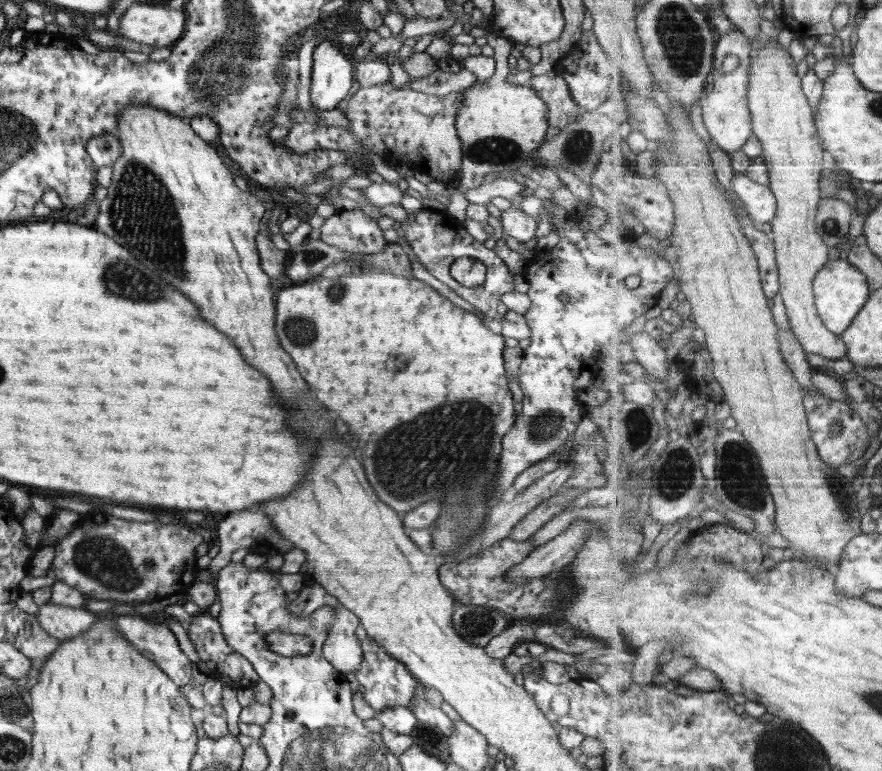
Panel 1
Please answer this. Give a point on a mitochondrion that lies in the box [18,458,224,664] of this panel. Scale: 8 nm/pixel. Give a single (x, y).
(106, 564)

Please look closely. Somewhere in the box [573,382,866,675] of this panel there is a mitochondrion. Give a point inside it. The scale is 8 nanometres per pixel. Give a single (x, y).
(743, 484)

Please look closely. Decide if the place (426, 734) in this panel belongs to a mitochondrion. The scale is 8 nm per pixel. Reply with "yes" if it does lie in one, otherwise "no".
no

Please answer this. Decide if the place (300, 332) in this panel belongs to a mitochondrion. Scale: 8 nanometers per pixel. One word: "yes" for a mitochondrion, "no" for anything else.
yes

